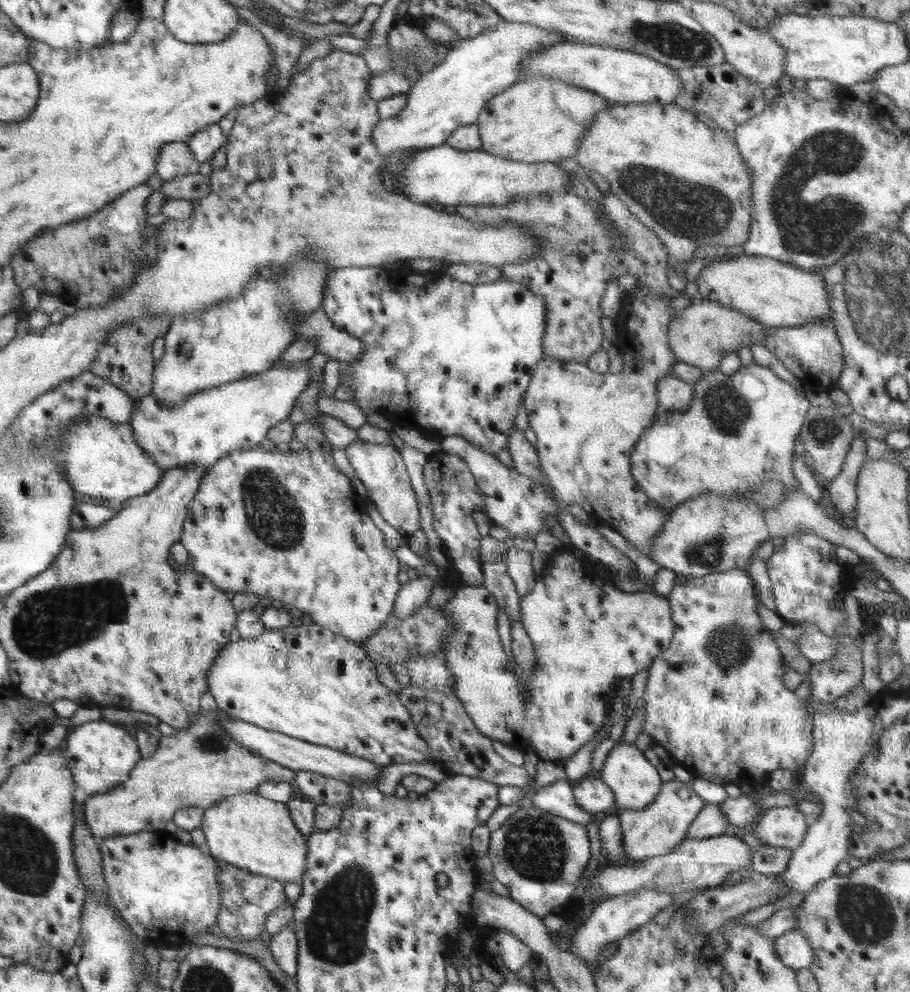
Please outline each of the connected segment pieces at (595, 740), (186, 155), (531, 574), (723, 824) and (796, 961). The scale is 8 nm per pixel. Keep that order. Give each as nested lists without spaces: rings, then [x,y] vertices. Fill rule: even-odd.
[[[608,716],[603,720],[603,727],[600,727],[585,745],[582,745],[567,761],[562,763],[566,772],[566,781],[582,781],[595,774],[592,755],[594,749],[609,736],[611,726],[612,720]]]
[[[169,142],[161,146],[155,171],[166,182],[182,174],[198,173],[199,168],[200,162],[196,161],[186,143]]]
[[[512,546],[507,549],[503,559],[507,562],[508,574],[521,599],[534,588],[535,582],[539,578],[532,567],[530,551],[523,551]]]
[[[708,803],[690,823],[684,839],[704,839],[722,835],[729,822],[720,804]]]
[[[796,929],[775,938],[774,948],[773,951],[779,957],[779,961],[794,971],[809,968],[814,960],[814,950],[808,939]]]

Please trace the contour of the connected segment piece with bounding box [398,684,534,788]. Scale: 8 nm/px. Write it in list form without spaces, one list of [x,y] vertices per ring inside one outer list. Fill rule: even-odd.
[[[411,684],[409,687],[404,687],[398,693],[398,698],[400,699],[402,706],[406,707],[406,710],[410,715],[411,721],[416,727],[417,734],[421,735],[421,739],[425,740],[425,743],[427,744],[427,746],[429,746],[429,749],[433,751],[433,758],[430,759],[429,762],[436,766],[441,766],[442,768],[444,768],[444,770],[448,772],[448,776],[453,777],[456,775],[464,775],[465,777],[474,777],[479,778],[480,780],[487,780],[488,782],[493,782],[494,784],[498,785],[519,786],[520,788],[523,788],[528,784],[534,784],[534,782],[530,783],[530,775],[528,775],[528,772],[526,771],[526,769],[524,769],[524,767],[516,766],[512,763],[509,763],[501,755],[499,755],[499,753],[494,749],[494,741],[491,738],[488,738],[486,735],[482,734],[474,726],[474,723],[469,717],[469,714],[465,711],[465,707],[463,706],[463,704],[452,693],[445,693],[434,689],[427,689],[426,687],[417,687]]]

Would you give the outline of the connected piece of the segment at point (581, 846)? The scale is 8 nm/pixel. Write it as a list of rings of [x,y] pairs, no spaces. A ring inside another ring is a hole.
[[[530,806],[516,811],[500,828],[491,833],[487,855],[492,861],[492,873],[496,880],[506,886],[511,899],[530,913],[544,918],[562,910],[571,894],[581,884],[591,857],[590,840],[584,825]]]

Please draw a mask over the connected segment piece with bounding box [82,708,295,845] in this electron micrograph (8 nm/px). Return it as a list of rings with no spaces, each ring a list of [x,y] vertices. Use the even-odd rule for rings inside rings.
[[[218,708],[215,711],[199,713],[200,717],[189,723],[187,728],[176,729],[174,735],[161,735],[157,750],[137,763],[126,782],[122,782],[114,790],[104,794],[89,795],[83,802],[83,817],[97,845],[102,844],[106,838],[125,837],[126,834],[136,834],[142,831],[159,832],[165,828],[166,822],[174,816],[174,813],[185,806],[201,806],[207,809],[230,795],[256,790],[258,785],[265,782],[292,783],[295,770],[272,762],[240,746],[229,734],[225,733],[223,726],[218,722],[222,717],[231,718],[227,712]]]

